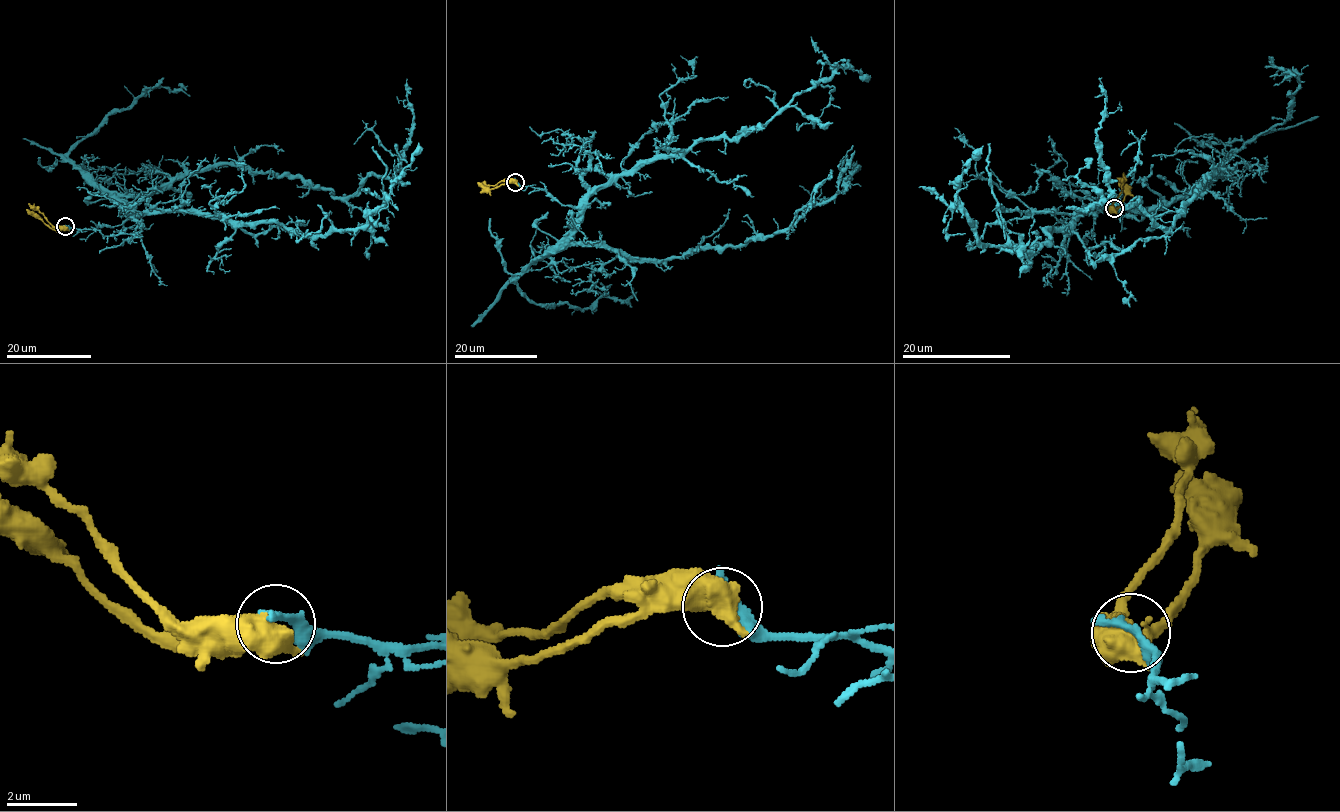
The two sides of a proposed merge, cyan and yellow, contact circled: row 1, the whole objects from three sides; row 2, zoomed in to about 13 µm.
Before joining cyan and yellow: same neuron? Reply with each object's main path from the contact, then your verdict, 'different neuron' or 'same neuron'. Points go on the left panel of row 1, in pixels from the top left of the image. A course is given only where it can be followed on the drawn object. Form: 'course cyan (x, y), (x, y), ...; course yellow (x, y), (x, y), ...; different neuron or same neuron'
course cyan (66, 226), (123, 224), (122, 197), (218, 165), (335, 197), (397, 177), (407, 79); course yellow (65, 226), (53, 226), (38, 210), (26, 209); different neuron

